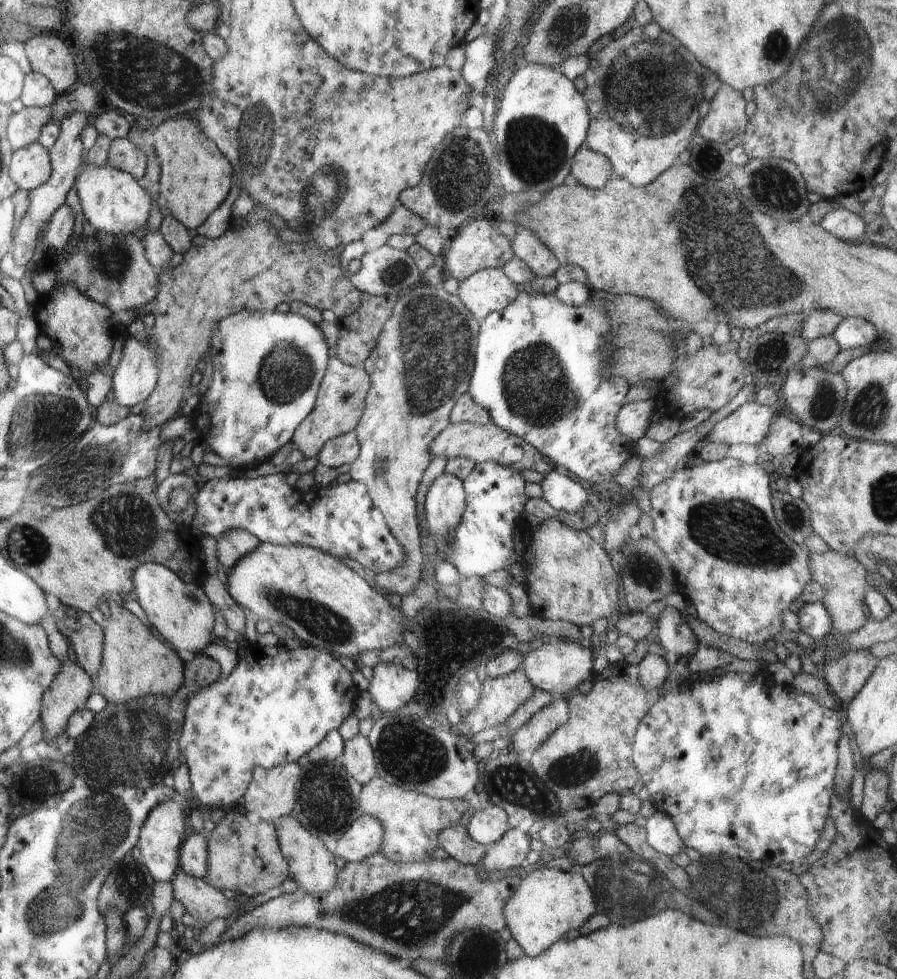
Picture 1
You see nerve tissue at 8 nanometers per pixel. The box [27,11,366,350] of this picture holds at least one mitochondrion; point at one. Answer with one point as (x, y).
(149, 75)

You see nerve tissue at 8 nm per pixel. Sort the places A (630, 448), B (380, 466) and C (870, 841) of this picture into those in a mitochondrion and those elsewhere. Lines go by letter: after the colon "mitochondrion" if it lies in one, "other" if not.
A: other
B: mitochondrion
C: other

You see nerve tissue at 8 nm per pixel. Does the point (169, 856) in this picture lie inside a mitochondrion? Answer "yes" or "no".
no

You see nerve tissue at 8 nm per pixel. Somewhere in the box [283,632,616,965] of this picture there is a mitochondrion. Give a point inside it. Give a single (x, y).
(427, 908)

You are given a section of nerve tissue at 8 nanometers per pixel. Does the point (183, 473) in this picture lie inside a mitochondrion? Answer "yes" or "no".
no

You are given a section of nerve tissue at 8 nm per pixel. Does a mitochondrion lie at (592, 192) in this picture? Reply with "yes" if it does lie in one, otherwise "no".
no

